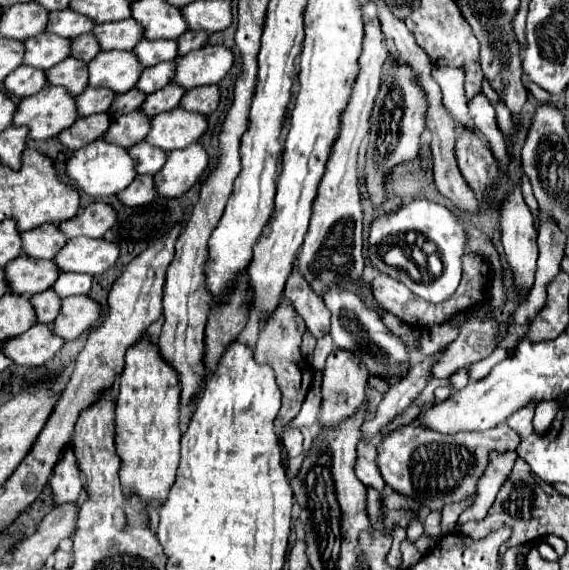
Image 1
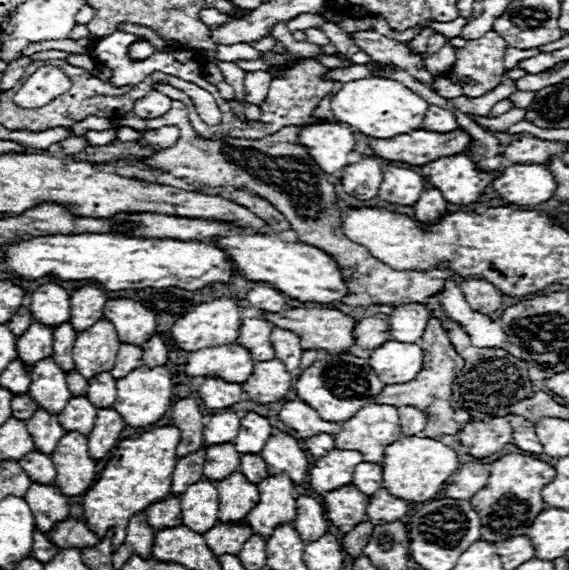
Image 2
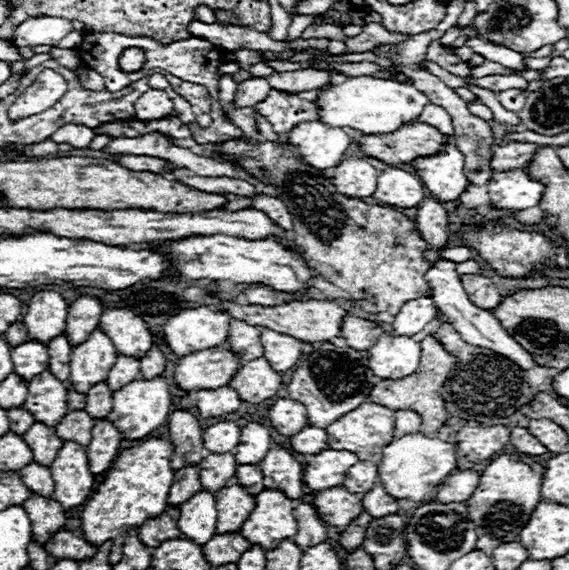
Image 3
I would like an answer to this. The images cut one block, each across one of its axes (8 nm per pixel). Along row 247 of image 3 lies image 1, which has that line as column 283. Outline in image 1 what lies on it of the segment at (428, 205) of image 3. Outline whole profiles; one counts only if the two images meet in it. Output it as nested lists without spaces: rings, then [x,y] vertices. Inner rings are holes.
[[[290,426],[284,428],[282,446],[284,446],[284,450],[288,452],[290,458],[302,454],[302,434],[300,434],[300,430],[298,428],[290,428]]]

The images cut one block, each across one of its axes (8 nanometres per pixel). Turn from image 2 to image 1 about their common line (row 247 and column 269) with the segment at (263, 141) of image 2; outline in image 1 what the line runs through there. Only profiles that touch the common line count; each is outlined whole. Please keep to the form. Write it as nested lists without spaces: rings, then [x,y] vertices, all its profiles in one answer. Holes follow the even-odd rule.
[[[282,298],[280,304],[276,306],[276,310],[268,316],[268,320],[264,320],[260,334],[258,334],[256,348],[254,348],[254,352],[256,352],[254,358],[274,366],[276,382],[278,382],[278,388],[282,390],[282,408],[274,422],[276,430],[282,430],[298,416],[300,406],[302,406],[302,402],[310,390],[310,384],[312,384],[312,372],[302,368],[302,356],[300,356],[300,340],[302,340],[304,330],[306,330],[304,320],[296,314],[292,304],[286,298]]]

